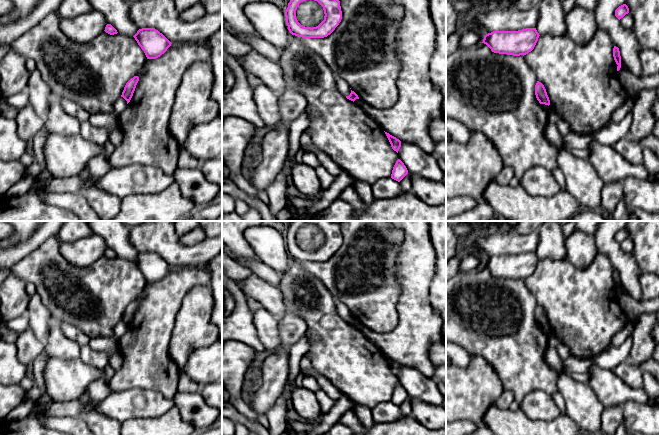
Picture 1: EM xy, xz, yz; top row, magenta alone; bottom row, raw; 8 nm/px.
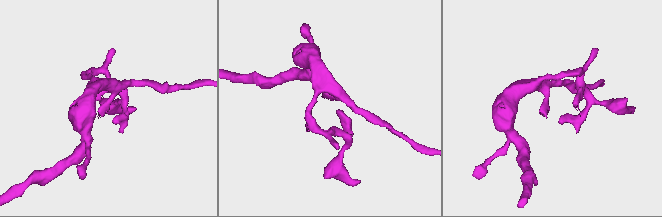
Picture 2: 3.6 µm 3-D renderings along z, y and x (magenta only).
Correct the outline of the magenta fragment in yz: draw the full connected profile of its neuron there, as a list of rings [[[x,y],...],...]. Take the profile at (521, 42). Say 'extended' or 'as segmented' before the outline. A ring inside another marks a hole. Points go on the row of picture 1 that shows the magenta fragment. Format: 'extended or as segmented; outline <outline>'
as segmented; outline [[[536,28],[518,31],[493,31],[484,36],[483,42],[492,52],[513,56],[531,52],[539,38]]]

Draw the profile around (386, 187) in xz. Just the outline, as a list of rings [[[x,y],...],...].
[[[391,177],[382,178],[372,184],[372,193],[376,200],[381,200],[383,198],[395,198],[401,196],[405,193],[413,193],[412,190],[409,192],[404,192],[400,183]]]

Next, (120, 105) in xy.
[[[120,97],[113,105],[113,112],[119,116],[127,107],[127,101]]]

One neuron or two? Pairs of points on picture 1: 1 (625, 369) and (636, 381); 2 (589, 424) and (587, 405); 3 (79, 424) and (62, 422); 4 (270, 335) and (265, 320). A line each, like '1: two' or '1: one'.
1: one
2: one
3: one
4: one

